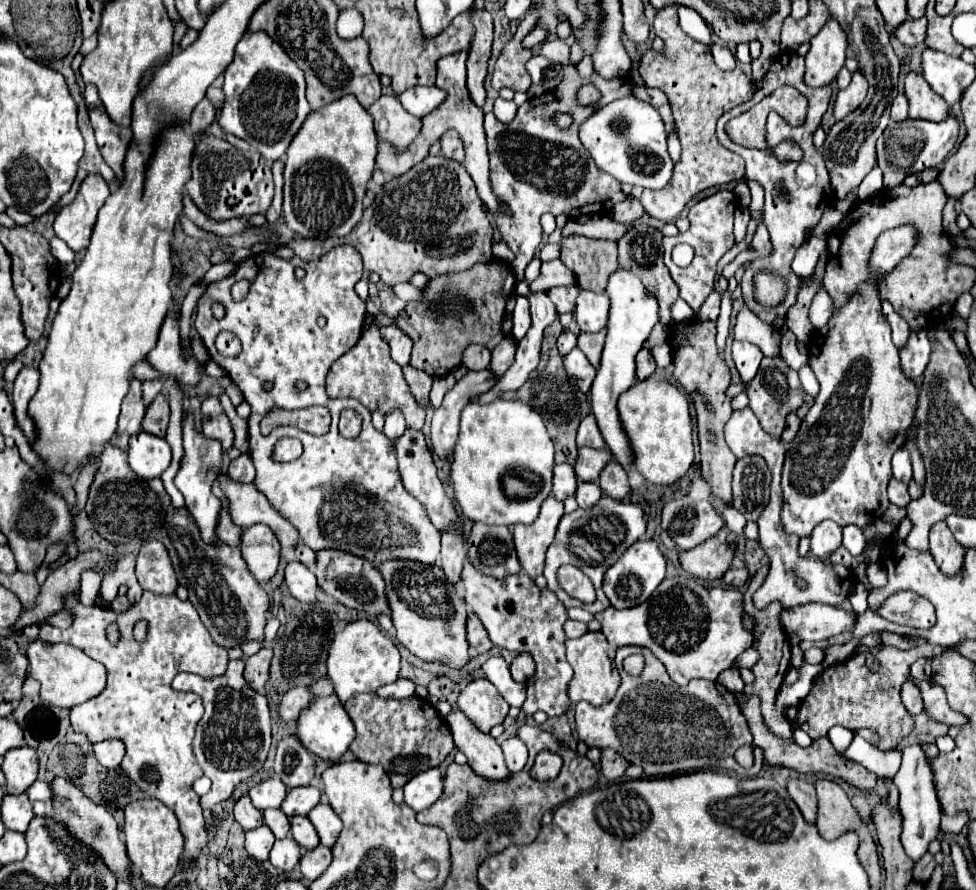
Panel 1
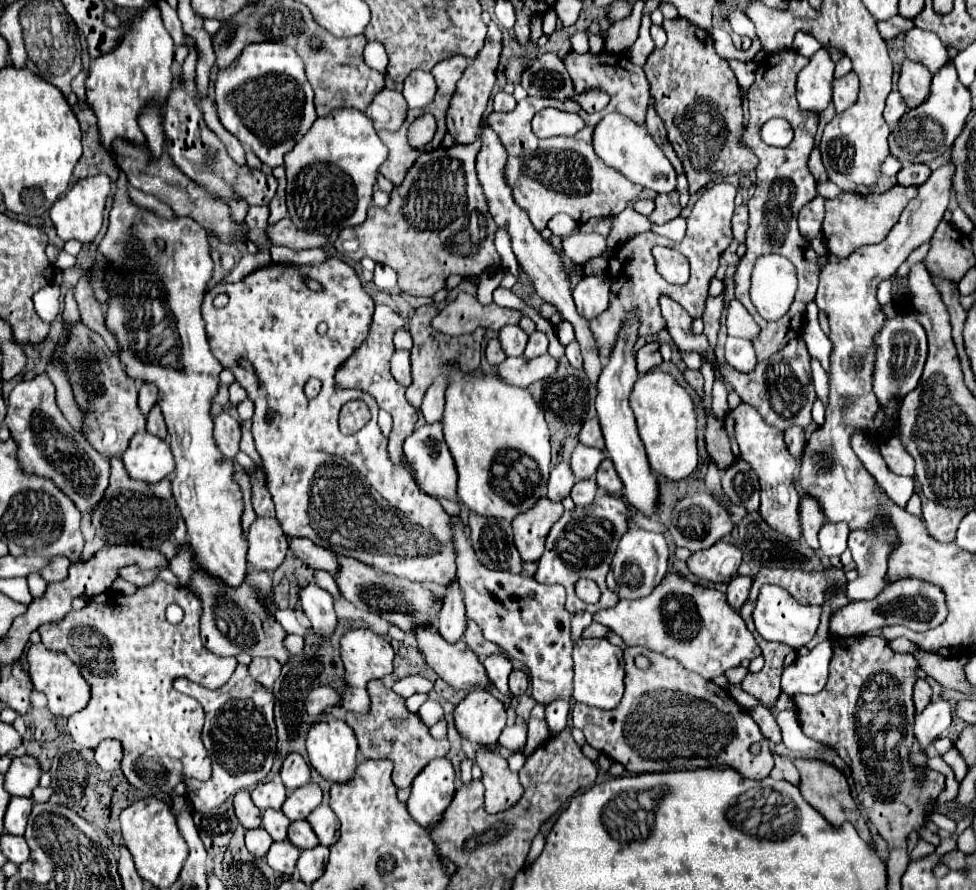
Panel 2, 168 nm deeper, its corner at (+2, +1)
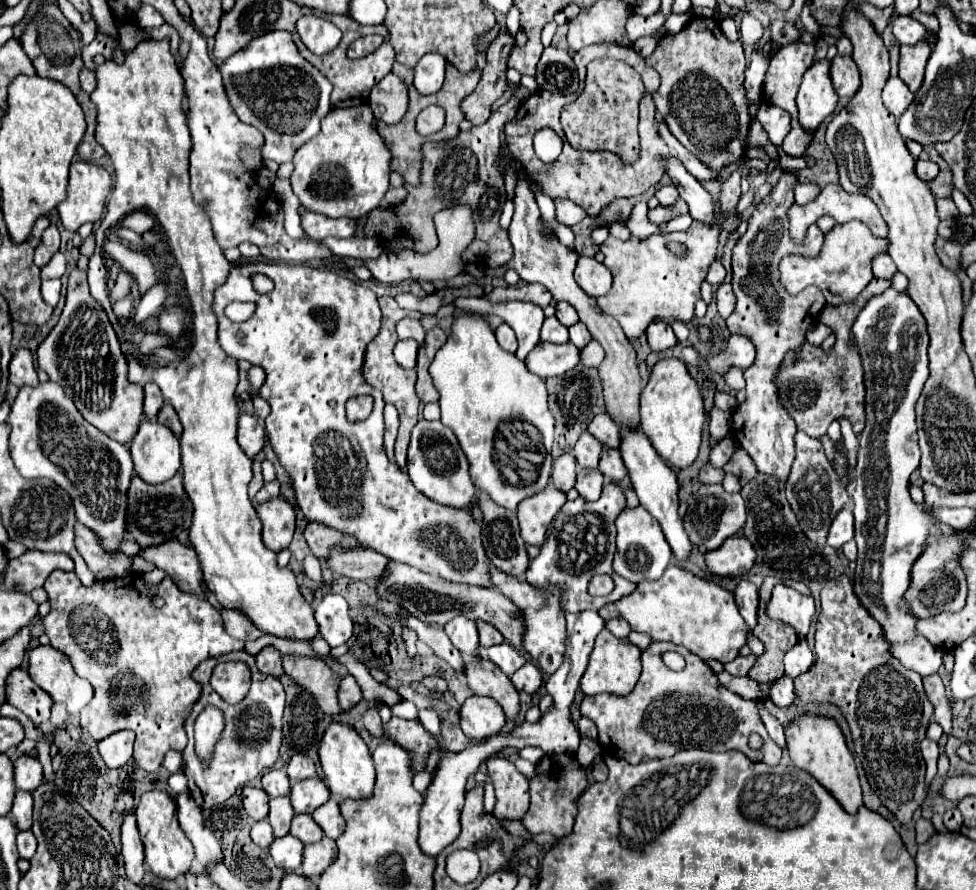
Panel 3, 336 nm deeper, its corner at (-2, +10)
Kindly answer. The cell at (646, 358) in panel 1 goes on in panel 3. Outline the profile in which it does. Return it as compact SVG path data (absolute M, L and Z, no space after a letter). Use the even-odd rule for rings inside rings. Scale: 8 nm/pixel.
M652 322L646 330L646 336L648 336L648 346L652 352L668 350L668 348L676 346L676 342L678 342L672 328L666 322Z

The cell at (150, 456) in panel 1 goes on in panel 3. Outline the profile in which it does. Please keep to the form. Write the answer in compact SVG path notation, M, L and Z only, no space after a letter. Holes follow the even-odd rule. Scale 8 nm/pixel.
M144 420L130 444L134 472L148 484L172 478L180 468L180 442L160 422Z

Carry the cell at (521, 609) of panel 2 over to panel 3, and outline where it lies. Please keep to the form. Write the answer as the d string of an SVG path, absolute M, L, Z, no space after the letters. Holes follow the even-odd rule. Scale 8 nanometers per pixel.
M492 570L490 572L492 588L504 594L506 598L512 600L512 604L518 608L522 626L524 626L524 636L522 636L522 648L530 656L530 660L546 674L552 674L554 670L560 668L564 662L564 652L566 652L566 614L564 608L560 606L562 600L562 588L560 586L548 586L546 590L540 590L526 580L518 580L512 574L506 574L502 570Z

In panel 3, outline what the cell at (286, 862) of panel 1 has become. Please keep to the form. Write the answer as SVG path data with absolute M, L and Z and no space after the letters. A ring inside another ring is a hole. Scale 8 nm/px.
M290 834L284 838L276 838L270 846L270 854L276 866L286 872L298 870L298 866L302 864L302 850L304 850L304 844Z

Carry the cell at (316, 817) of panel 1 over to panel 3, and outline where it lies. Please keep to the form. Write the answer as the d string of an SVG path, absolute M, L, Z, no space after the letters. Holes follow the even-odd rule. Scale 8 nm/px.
M328 800L320 808L316 808L314 814L312 814L312 818L324 830L324 836L328 836L332 840L336 840L344 832L346 822L344 822L344 818L340 814L340 808L338 808L338 804L334 800Z

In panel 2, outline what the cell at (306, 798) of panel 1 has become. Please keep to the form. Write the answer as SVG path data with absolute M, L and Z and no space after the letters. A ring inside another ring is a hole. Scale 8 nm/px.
M308 783L296 789L292 795L288 795L288 799L282 805L282 811L290 821L306 819L306 815L312 813L320 805L320 801L322 801L322 789L316 783Z

